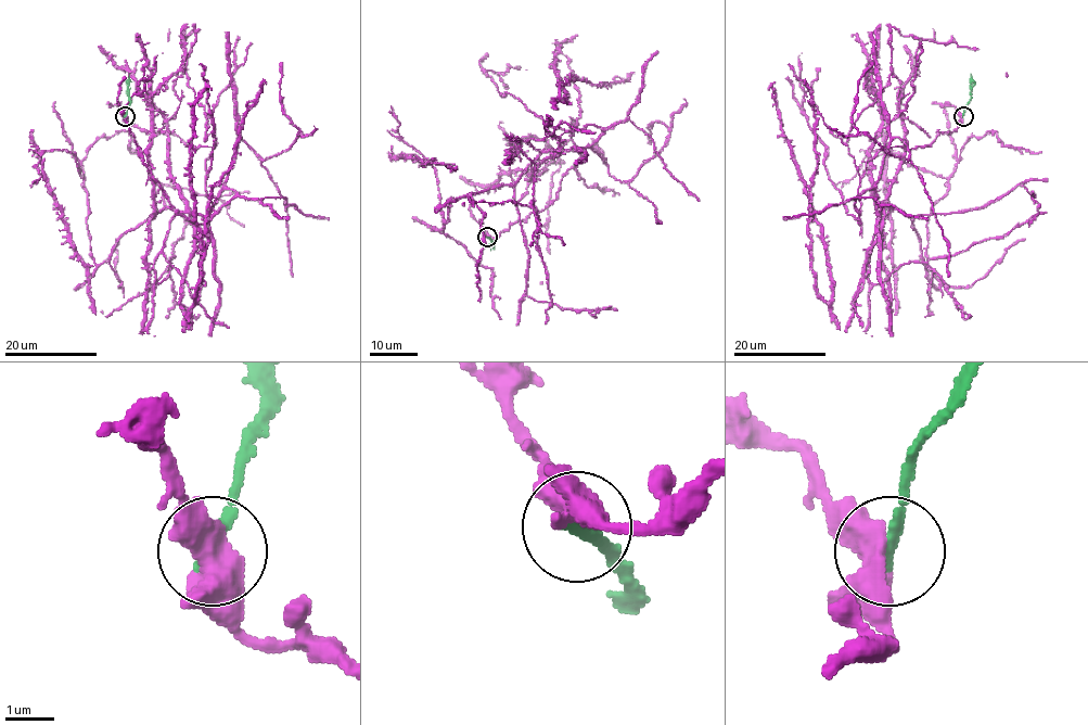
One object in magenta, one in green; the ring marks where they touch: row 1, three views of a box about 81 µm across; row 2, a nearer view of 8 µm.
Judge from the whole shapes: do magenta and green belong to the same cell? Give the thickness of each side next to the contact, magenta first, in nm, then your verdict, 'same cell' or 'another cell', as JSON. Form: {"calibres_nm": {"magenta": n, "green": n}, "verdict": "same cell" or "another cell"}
{"calibres_nm": {"magenta": 550, "green": 280}, "verdict": "another cell"}

